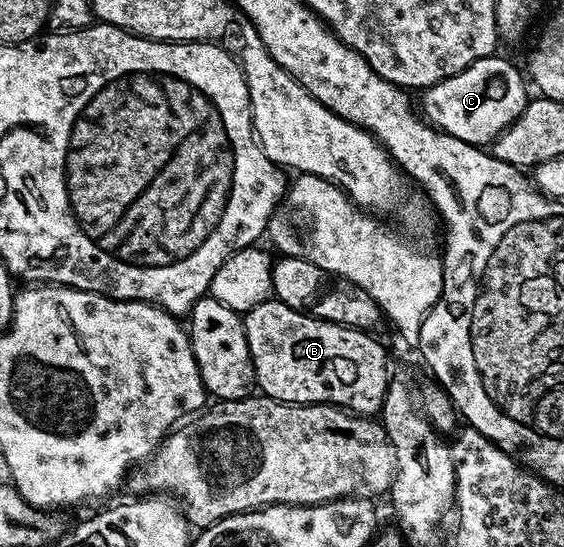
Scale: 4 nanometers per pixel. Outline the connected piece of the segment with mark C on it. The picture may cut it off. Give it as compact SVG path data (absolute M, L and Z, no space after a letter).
M501 54L480 58L460 74L452 74L425 89L421 93L421 115L441 132L460 138L460 142L475 146L493 145L494 139L526 109L527 81L519 72Z

